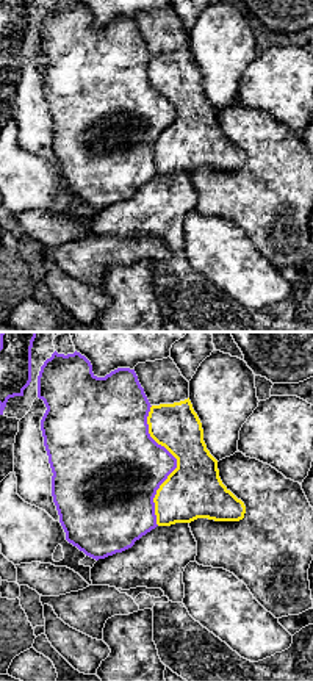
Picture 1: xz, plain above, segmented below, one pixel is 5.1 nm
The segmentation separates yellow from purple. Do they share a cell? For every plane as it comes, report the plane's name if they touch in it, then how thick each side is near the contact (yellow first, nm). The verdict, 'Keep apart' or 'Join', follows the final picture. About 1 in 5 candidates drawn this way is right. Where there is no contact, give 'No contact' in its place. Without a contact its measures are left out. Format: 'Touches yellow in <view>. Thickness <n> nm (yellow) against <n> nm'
Touches yellow in xz. Thickness 300 nm (yellow) against 380 nm

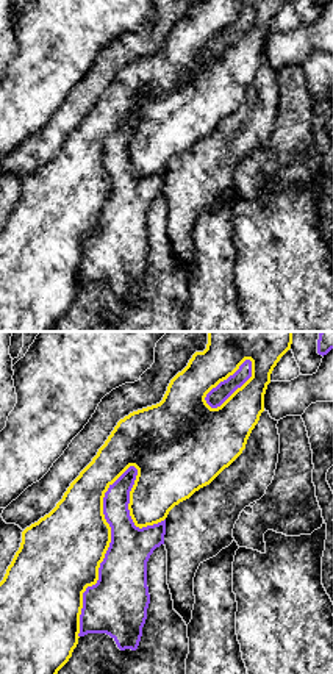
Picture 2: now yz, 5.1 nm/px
Touches yellow in yz. Thickness 420 nm (yellow) against 300 nm

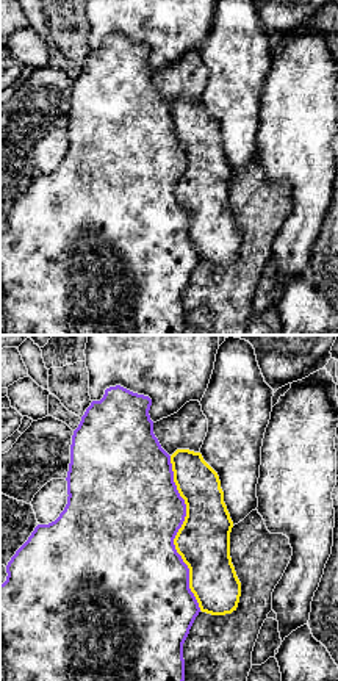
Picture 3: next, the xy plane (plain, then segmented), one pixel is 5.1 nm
Touches yellow in xy. Thickness 280 nm (yellow) against 500 nm

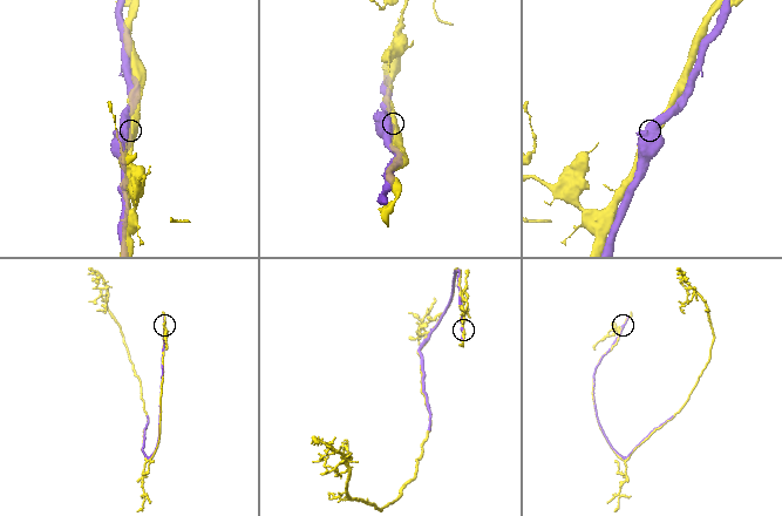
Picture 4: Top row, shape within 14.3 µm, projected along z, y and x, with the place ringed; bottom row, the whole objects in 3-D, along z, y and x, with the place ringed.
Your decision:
Keep apart

